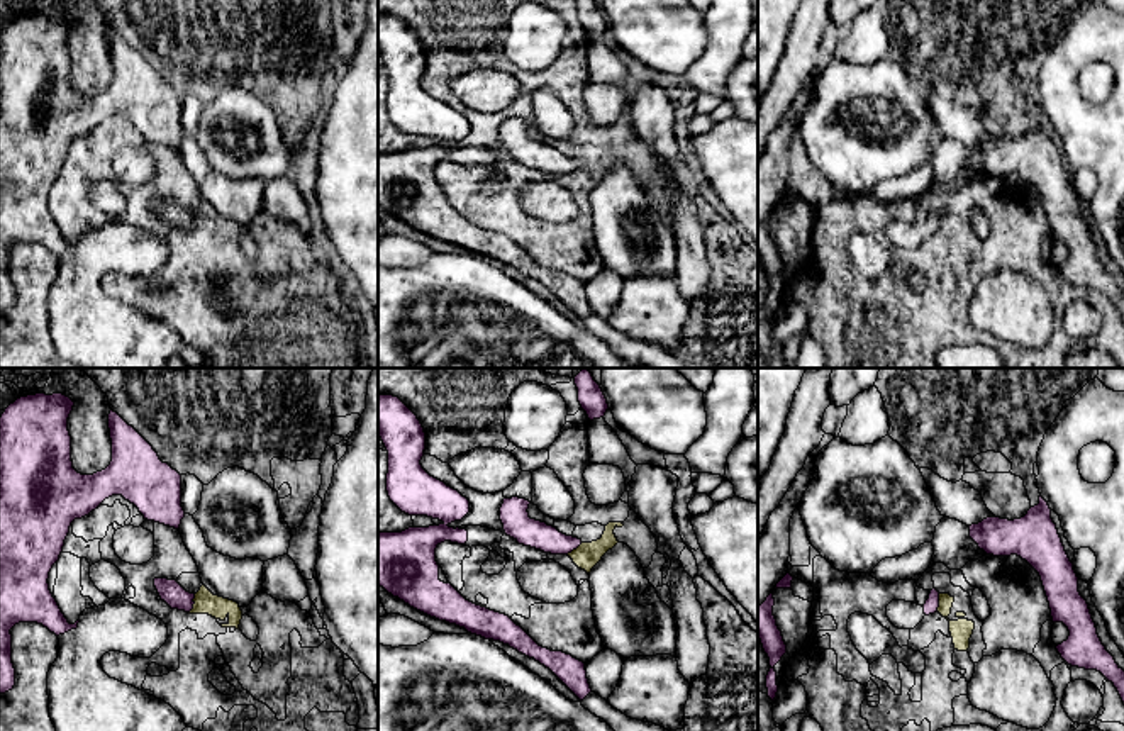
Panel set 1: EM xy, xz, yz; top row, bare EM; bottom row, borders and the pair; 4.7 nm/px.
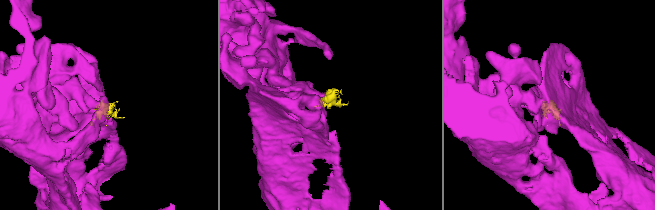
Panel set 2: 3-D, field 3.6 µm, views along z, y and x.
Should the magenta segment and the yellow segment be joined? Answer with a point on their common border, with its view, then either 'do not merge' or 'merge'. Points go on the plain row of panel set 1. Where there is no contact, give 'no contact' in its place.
xy (194, 223) | do not merge

